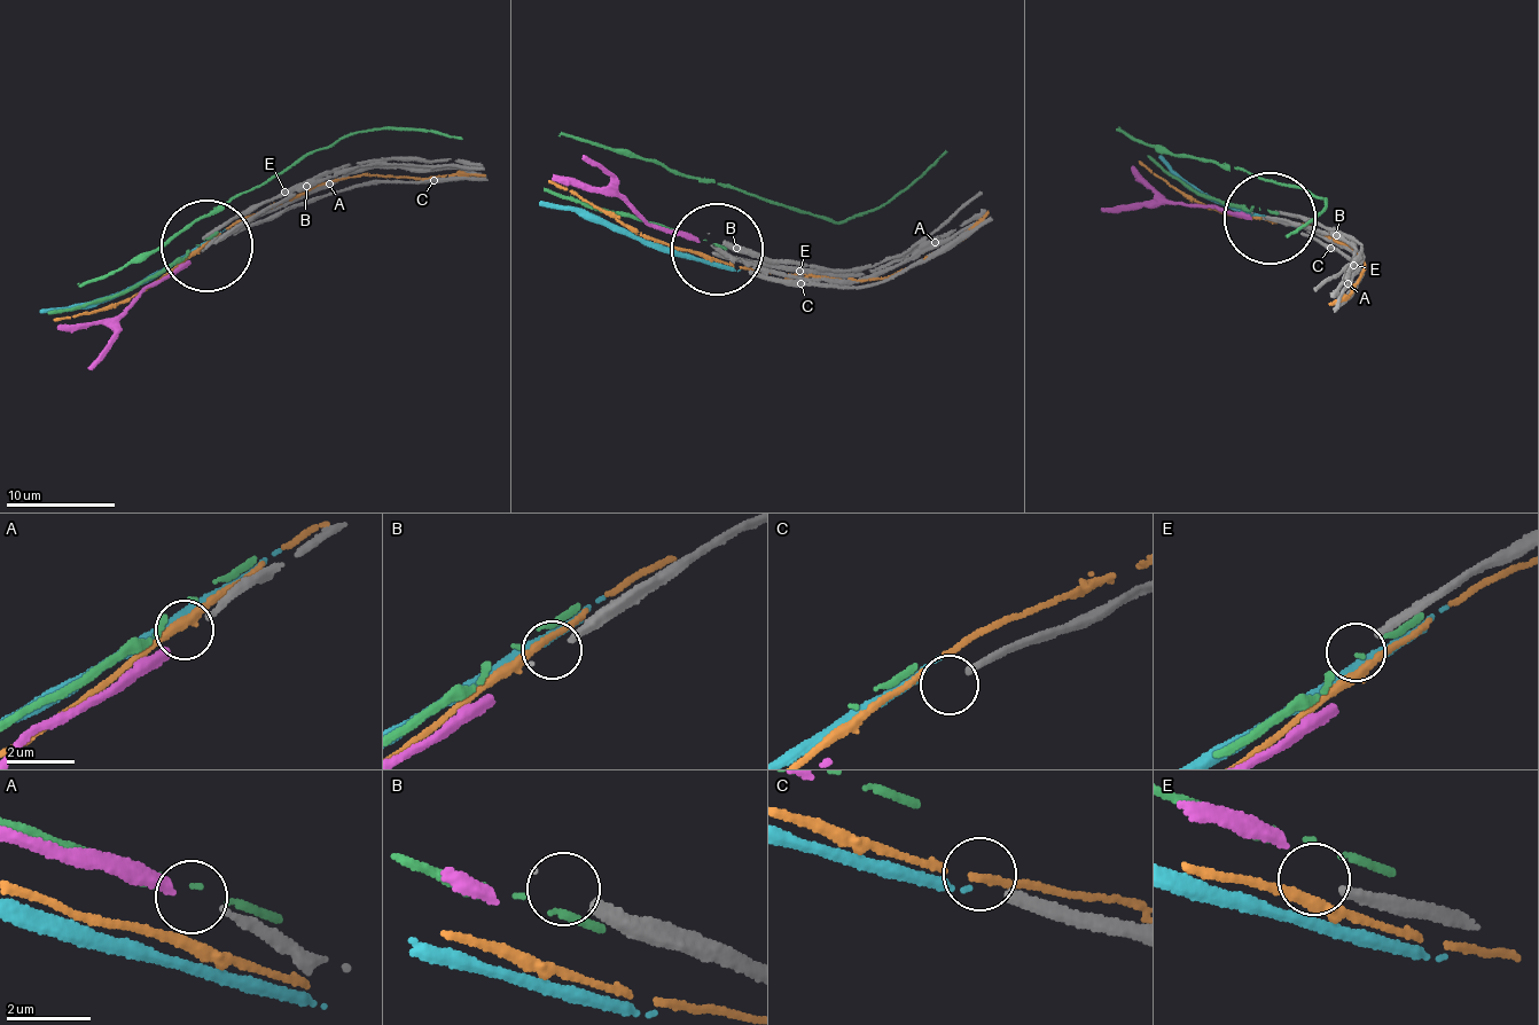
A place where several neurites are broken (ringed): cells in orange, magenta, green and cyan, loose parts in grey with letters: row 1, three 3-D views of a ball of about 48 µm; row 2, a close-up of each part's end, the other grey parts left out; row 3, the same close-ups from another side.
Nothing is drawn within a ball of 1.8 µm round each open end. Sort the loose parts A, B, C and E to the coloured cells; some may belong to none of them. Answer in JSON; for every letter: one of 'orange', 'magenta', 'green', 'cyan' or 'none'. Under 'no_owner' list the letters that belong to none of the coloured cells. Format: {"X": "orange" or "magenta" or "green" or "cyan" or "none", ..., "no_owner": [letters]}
{"A": "magenta", "B": "none", "C": "none", "E": "none", "no_owner": ["B", "C", "E"]}

